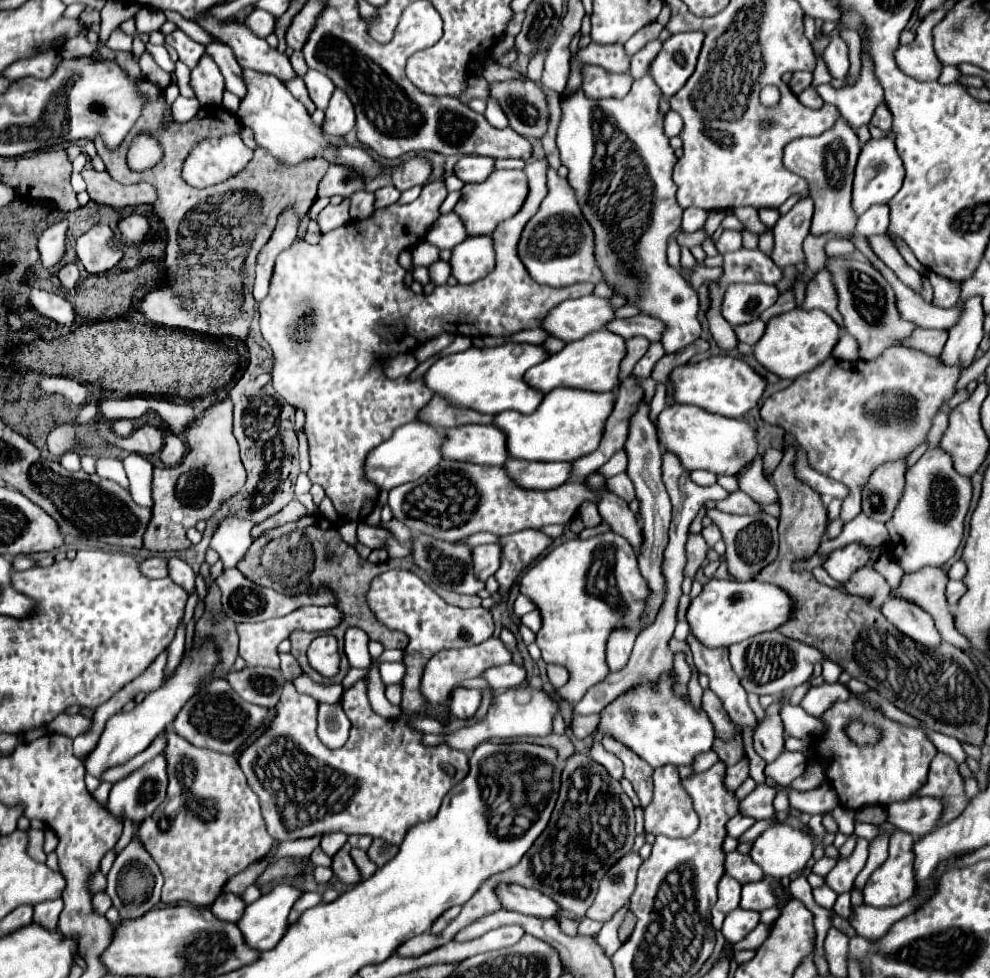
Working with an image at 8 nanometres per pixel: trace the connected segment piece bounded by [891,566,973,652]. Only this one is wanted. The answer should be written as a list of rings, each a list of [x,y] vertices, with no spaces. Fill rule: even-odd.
[[[925,566],[913,574],[903,574],[899,586],[891,590],[891,596],[897,594],[897,598],[909,598],[917,602],[917,606],[921,606],[929,616],[935,618],[935,626],[945,642],[961,650],[973,652],[967,640],[955,630],[949,602],[945,602],[947,580],[949,578],[941,568]]]

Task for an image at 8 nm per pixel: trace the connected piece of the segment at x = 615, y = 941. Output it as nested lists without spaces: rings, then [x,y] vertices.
[[[628,905],[623,906],[623,908],[619,910],[619,914],[613,916],[609,922],[605,922],[603,928],[599,930],[597,944],[601,944],[601,948],[605,950],[607,956],[615,954],[617,948],[621,946],[621,940],[619,940],[619,932],[617,932],[617,930],[619,930],[619,926],[621,926],[621,922],[623,922],[623,918],[625,918],[625,914],[627,914],[628,910]]]

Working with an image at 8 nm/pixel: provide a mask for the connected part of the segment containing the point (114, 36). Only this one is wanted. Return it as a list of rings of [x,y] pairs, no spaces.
[[[115,28],[109,36],[109,40],[105,42],[105,46],[111,48],[111,50],[127,50],[127,52],[133,50],[131,44],[133,44],[133,36],[125,34],[121,28]]]

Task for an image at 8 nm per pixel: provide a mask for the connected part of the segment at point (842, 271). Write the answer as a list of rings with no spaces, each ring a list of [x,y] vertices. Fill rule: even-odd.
[[[829,256],[825,262],[825,270],[831,272],[833,286],[839,298],[839,312],[845,320],[845,330],[859,342],[863,360],[877,358],[885,348],[899,344],[911,334],[915,326],[899,318],[899,312],[895,308],[895,294],[887,280],[873,266],[857,260]]]

